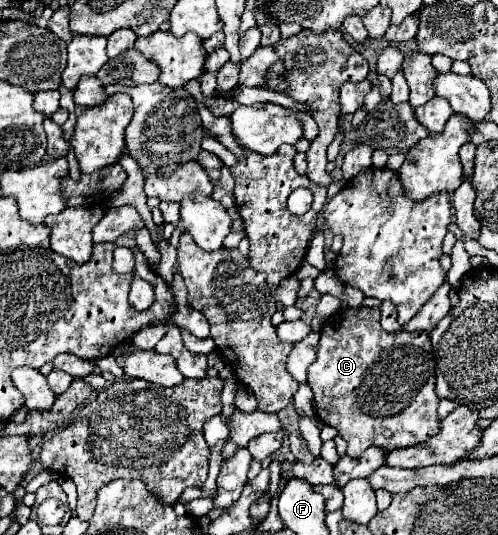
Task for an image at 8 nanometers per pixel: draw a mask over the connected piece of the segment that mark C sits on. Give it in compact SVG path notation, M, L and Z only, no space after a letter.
M341 308L321 326L317 360L307 370L307 384L315 396L317 418L337 428L347 442L347 456L359 458L367 448L379 446L385 450L407 448L425 442L439 432L435 394L435 358L429 336L425 332L385 332L379 324L379 308Z

